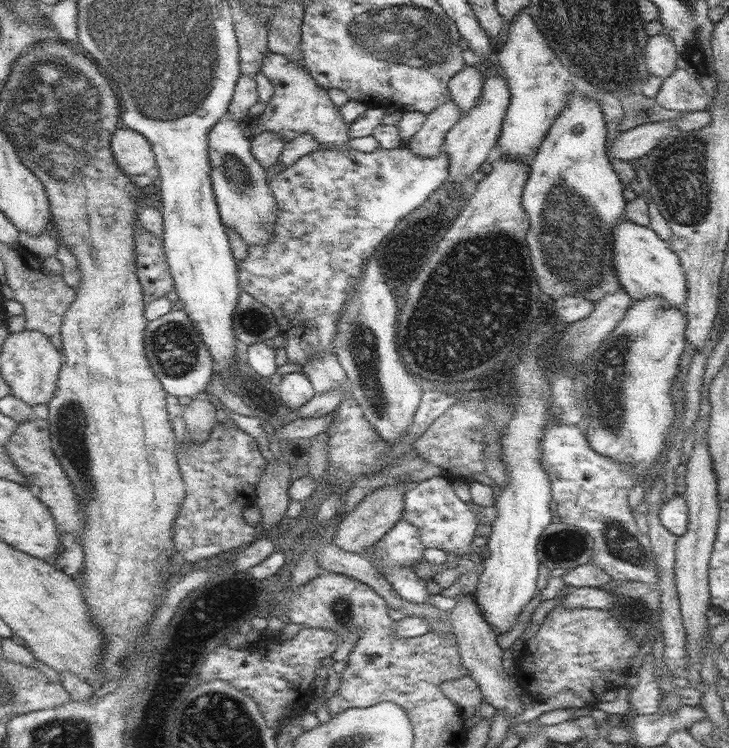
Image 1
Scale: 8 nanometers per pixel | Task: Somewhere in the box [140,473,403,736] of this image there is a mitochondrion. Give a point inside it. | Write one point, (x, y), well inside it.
(341, 608)

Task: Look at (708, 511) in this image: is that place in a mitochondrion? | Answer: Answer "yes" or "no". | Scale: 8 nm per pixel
no

